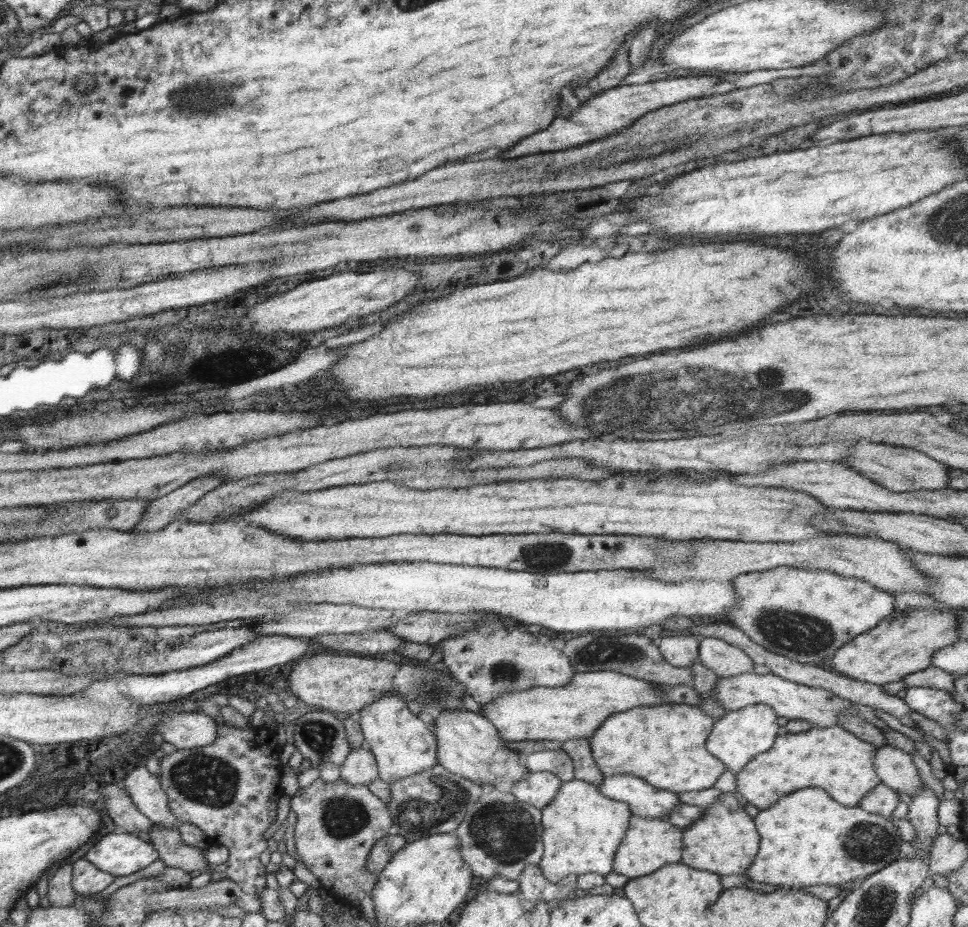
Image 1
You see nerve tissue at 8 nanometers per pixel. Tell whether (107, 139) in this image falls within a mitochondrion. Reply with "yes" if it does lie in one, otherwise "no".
no

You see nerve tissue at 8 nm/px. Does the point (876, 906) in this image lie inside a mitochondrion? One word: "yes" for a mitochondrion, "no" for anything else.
yes

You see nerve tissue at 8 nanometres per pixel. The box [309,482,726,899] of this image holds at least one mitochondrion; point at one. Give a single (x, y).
(506, 833)

